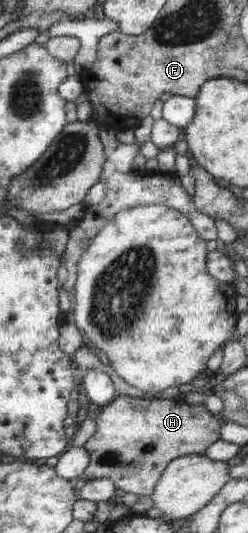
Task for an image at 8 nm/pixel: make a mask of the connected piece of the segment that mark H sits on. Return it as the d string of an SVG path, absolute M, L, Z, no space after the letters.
M117 394L94 418L96 430L83 444L90 461L82 477L112 480L124 493L150 496L167 464L180 456L202 455L220 438L218 430L224 421L222 414L210 415L203 403Z

